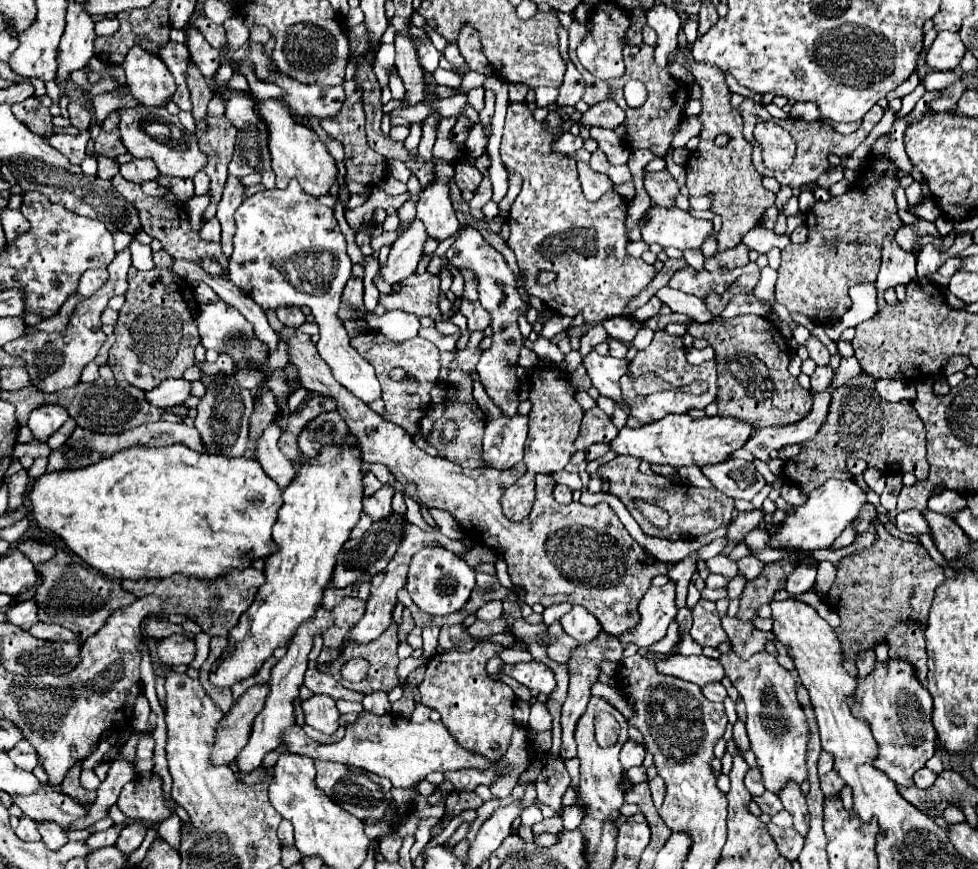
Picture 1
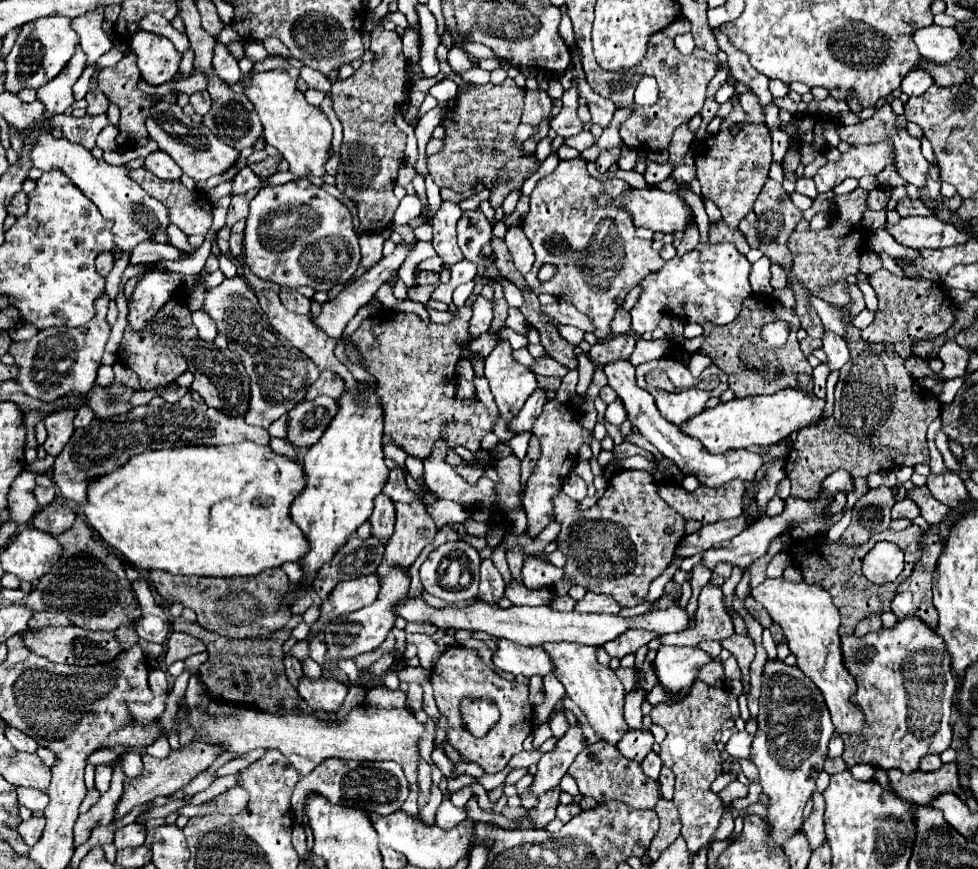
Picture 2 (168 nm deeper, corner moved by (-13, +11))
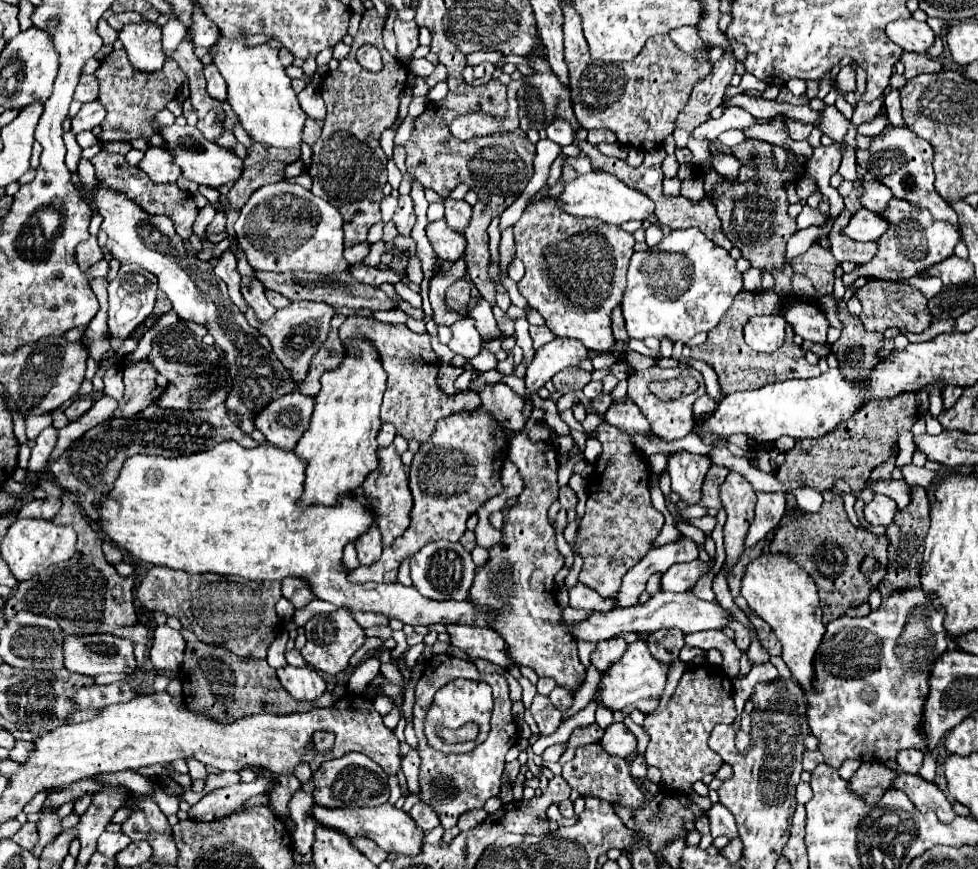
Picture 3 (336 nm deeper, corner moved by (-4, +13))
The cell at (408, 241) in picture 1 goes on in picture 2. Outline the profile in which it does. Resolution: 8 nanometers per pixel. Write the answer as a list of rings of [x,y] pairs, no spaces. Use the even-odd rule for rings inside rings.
[[[396,226],[394,230],[404,238],[404,242],[398,244],[396,250],[394,250],[390,256],[382,258],[372,270],[366,270],[366,272],[364,272],[354,284],[350,284],[348,288],[344,288],[336,300],[322,304],[322,314],[320,314],[318,318],[314,318],[314,322],[316,322],[316,324],[318,324],[328,336],[332,336],[332,338],[340,338],[342,332],[344,332],[344,328],[346,328],[346,324],[354,318],[354,314],[358,312],[358,308],[362,308],[364,304],[368,304],[368,302],[374,298],[374,294],[378,292],[378,288],[380,288],[382,284],[386,284],[388,278],[400,270],[402,262],[404,262],[406,256],[410,254],[410,250],[414,250],[414,246],[416,246],[416,236],[414,236],[412,228],[408,228],[408,226]],[[408,246],[410,246],[410,248],[408,248]]]

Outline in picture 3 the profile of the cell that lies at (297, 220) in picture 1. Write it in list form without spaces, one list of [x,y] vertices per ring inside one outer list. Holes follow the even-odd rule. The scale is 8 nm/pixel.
[[[281,180],[251,194],[235,222],[235,232],[239,246],[245,250],[245,256],[255,270],[307,270],[329,274],[345,272],[349,268],[343,258],[343,218],[339,210],[299,184]]]

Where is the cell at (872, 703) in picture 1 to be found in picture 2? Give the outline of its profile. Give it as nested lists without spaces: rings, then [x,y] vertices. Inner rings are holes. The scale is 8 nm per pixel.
[[[906,618],[896,624],[896,628],[880,632],[870,632],[862,638],[846,636],[842,638],[842,652],[844,664],[848,672],[856,678],[858,692],[852,698],[866,714],[866,728],[860,734],[842,736],[844,740],[844,754],[848,768],[854,764],[880,764],[882,768],[898,768],[904,774],[916,772],[920,760],[928,754],[942,754],[952,742],[952,724],[950,714],[954,708],[954,694],[956,694],[956,678],[950,670],[950,656],[946,652],[946,644],[936,632],[932,632],[922,620]]]

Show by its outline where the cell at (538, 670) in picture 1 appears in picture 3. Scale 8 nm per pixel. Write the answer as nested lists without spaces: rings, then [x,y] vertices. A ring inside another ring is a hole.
[[[445,626],[451,644],[465,650],[471,658],[483,658],[499,666],[509,666],[511,660],[505,654],[505,642],[503,638],[491,630],[491,628],[479,628],[479,626]]]

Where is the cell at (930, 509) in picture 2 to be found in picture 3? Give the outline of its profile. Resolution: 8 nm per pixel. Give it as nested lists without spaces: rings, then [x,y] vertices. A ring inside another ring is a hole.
[[[887,478],[887,480],[877,480],[877,482],[867,482],[867,488],[873,490],[875,494],[885,494],[891,500],[895,500],[899,510],[905,510],[907,504],[909,504],[911,488],[907,486],[905,480],[891,480],[891,478]]]

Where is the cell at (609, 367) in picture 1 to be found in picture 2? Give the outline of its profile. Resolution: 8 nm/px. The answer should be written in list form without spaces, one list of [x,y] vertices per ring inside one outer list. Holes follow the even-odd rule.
[[[614,360],[614,362],[608,362],[604,366],[604,372],[608,376],[608,386],[612,386],[612,390],[620,396],[620,400],[624,402],[624,408],[628,410],[628,420],[632,422],[632,426],[636,426],[640,430],[640,434],[650,442],[654,444],[660,454],[664,454],[666,458],[674,460],[674,464],[684,472],[684,474],[692,474],[696,476],[702,484],[710,486],[710,488],[718,488],[720,484],[726,484],[728,480],[734,480],[734,478],[740,478],[740,480],[746,480],[746,482],[752,482],[756,478],[756,472],[762,468],[762,456],[756,454],[756,452],[750,452],[750,450],[728,450],[724,454],[710,454],[702,448],[700,440],[688,436],[688,434],[682,434],[678,426],[674,424],[668,424],[668,420],[664,420],[652,400],[652,394],[642,390],[638,384],[636,384],[636,378],[634,378],[634,366],[630,360]]]

